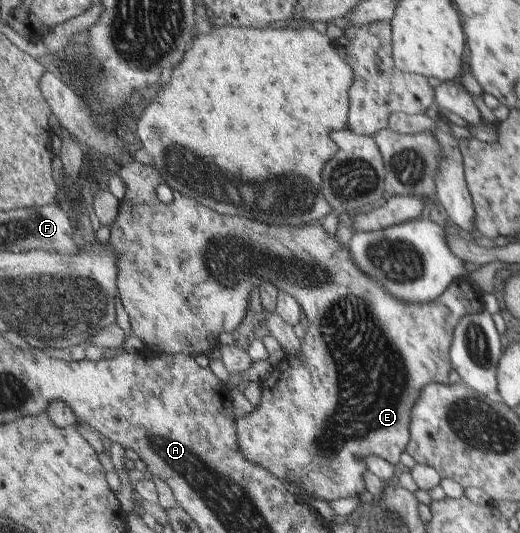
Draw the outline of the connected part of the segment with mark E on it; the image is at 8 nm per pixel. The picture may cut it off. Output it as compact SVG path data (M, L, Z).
M130 159L119 166L116 166L116 172L125 183L126 194L120 202L120 212L115 223L112 225L112 236L110 243L113 248L122 256L120 259L120 274L118 275L118 289L121 303L127 311L130 319L131 329L135 336L144 343L158 345L163 353L188 353L194 356L199 354L210 355L214 353L221 334L229 335L241 323L245 309L247 309L247 299L251 289L260 285L259 279L263 282L269 282L277 291L284 291L295 298L301 311L305 314L306 329L304 337L300 341L300 352L297 358L291 356L284 357L270 372L259 382L260 402L245 417L237 419L236 426L239 437L239 449L245 457L259 467L266 467L269 473L277 479L293 481L300 487L301 494L309 494L315 498L327 500L330 502L341 497L354 497L364 489L362 473L367 470L364 464L364 457L368 455L377 455L382 457L390 464L399 461L399 453L407 449L409 437L411 437L411 411L412 405L419 397L423 387L429 384L447 385L447 377L451 371L451 359L449 357L449 348L452 345L452 337L455 334L457 322L469 314L477 314L485 311L481 303L481 291L477 287L470 286L465 279L459 279L432 302L404 302L390 294L377 280L368 276L353 261L348 247L339 243L335 234L329 234L322 225L305 225L305 227L291 227L291 225L267 225L259 223L255 219L247 217L223 217L213 213L213 209L201 205L200 200L191 199L182 192L173 190L173 201L165 205L157 197L157 187L166 183L164 176L156 166L150 167L141 165L137 161Z

